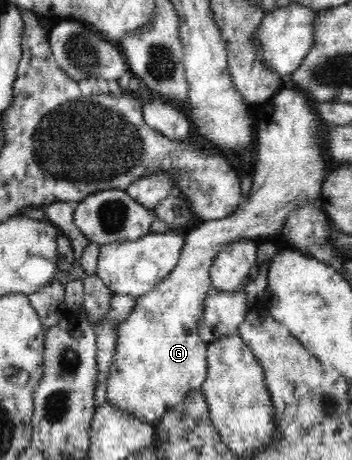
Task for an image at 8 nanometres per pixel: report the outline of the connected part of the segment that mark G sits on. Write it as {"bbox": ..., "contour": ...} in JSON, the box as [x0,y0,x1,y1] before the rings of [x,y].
{"bbox":[107,83,330,425],"contour":[[[285,83],[271,97],[260,115],[256,131],[258,154],[255,162],[253,184],[246,199],[239,204],[232,215],[224,219],[203,222],[185,234],[185,244],[175,269],[167,275],[153,291],[138,298],[132,313],[119,325],[117,348],[107,379],[107,397],[118,409],[155,425],[174,406],[182,403],[190,390],[201,387],[208,375],[208,342],[199,334],[199,323],[204,311],[204,303],[211,288],[210,271],[218,254],[228,245],[240,241],[272,240],[280,237],[288,216],[302,206],[317,204],[321,197],[322,181],[330,168],[326,158],[326,143],[320,136],[320,118],[315,109],[315,101],[307,93],[293,84]]]}

